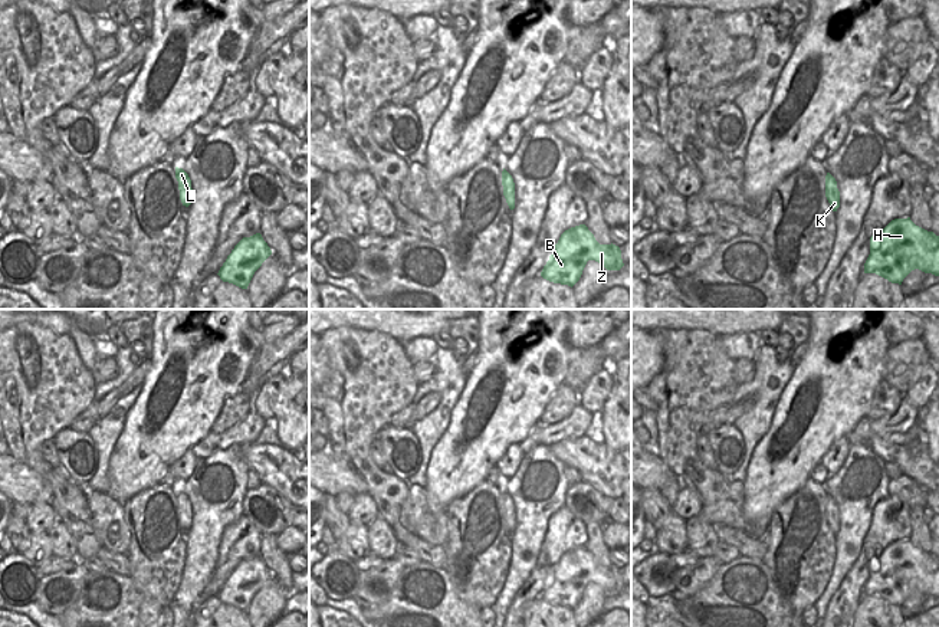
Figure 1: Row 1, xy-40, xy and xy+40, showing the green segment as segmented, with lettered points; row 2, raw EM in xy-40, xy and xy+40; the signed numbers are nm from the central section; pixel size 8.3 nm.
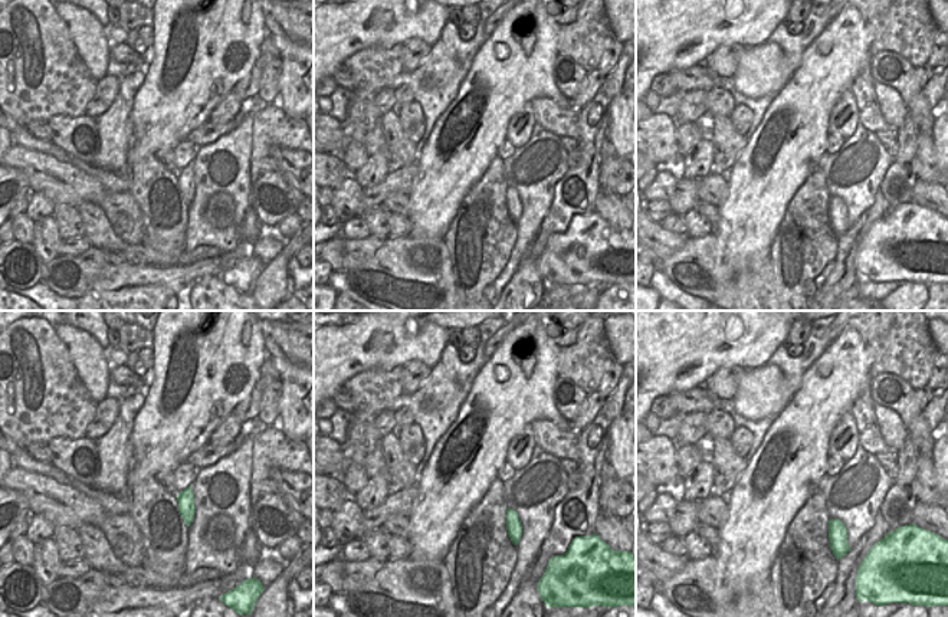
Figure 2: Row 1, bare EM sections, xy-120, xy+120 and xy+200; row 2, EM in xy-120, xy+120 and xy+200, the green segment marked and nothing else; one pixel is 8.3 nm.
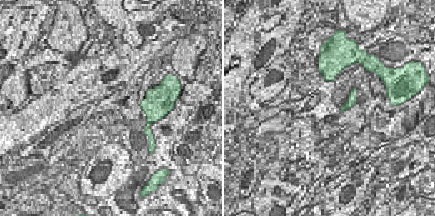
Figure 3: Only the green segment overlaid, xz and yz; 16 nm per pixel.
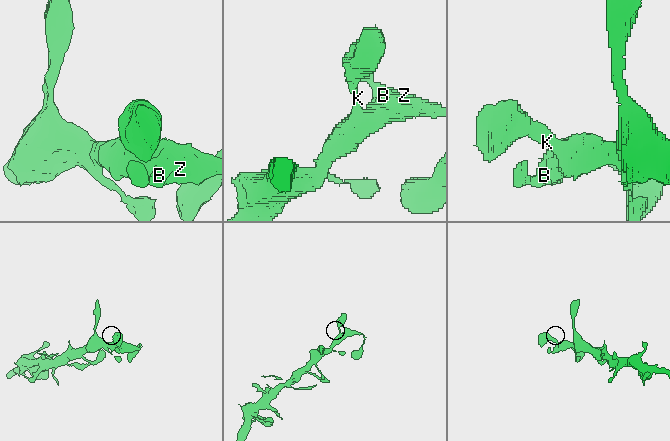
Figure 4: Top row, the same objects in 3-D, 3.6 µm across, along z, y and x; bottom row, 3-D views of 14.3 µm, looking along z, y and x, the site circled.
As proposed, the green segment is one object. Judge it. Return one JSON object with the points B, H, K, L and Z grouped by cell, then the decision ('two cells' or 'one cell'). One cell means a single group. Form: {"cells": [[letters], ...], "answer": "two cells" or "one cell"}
{"cells": [["B", "H", "K", "L", "Z"]], "answer": "one cell"}

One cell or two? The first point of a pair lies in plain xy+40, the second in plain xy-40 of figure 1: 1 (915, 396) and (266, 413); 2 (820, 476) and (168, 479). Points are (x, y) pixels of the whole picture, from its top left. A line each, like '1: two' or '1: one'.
1: one
2: one

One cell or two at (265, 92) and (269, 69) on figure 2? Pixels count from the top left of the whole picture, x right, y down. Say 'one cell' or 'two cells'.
one cell

